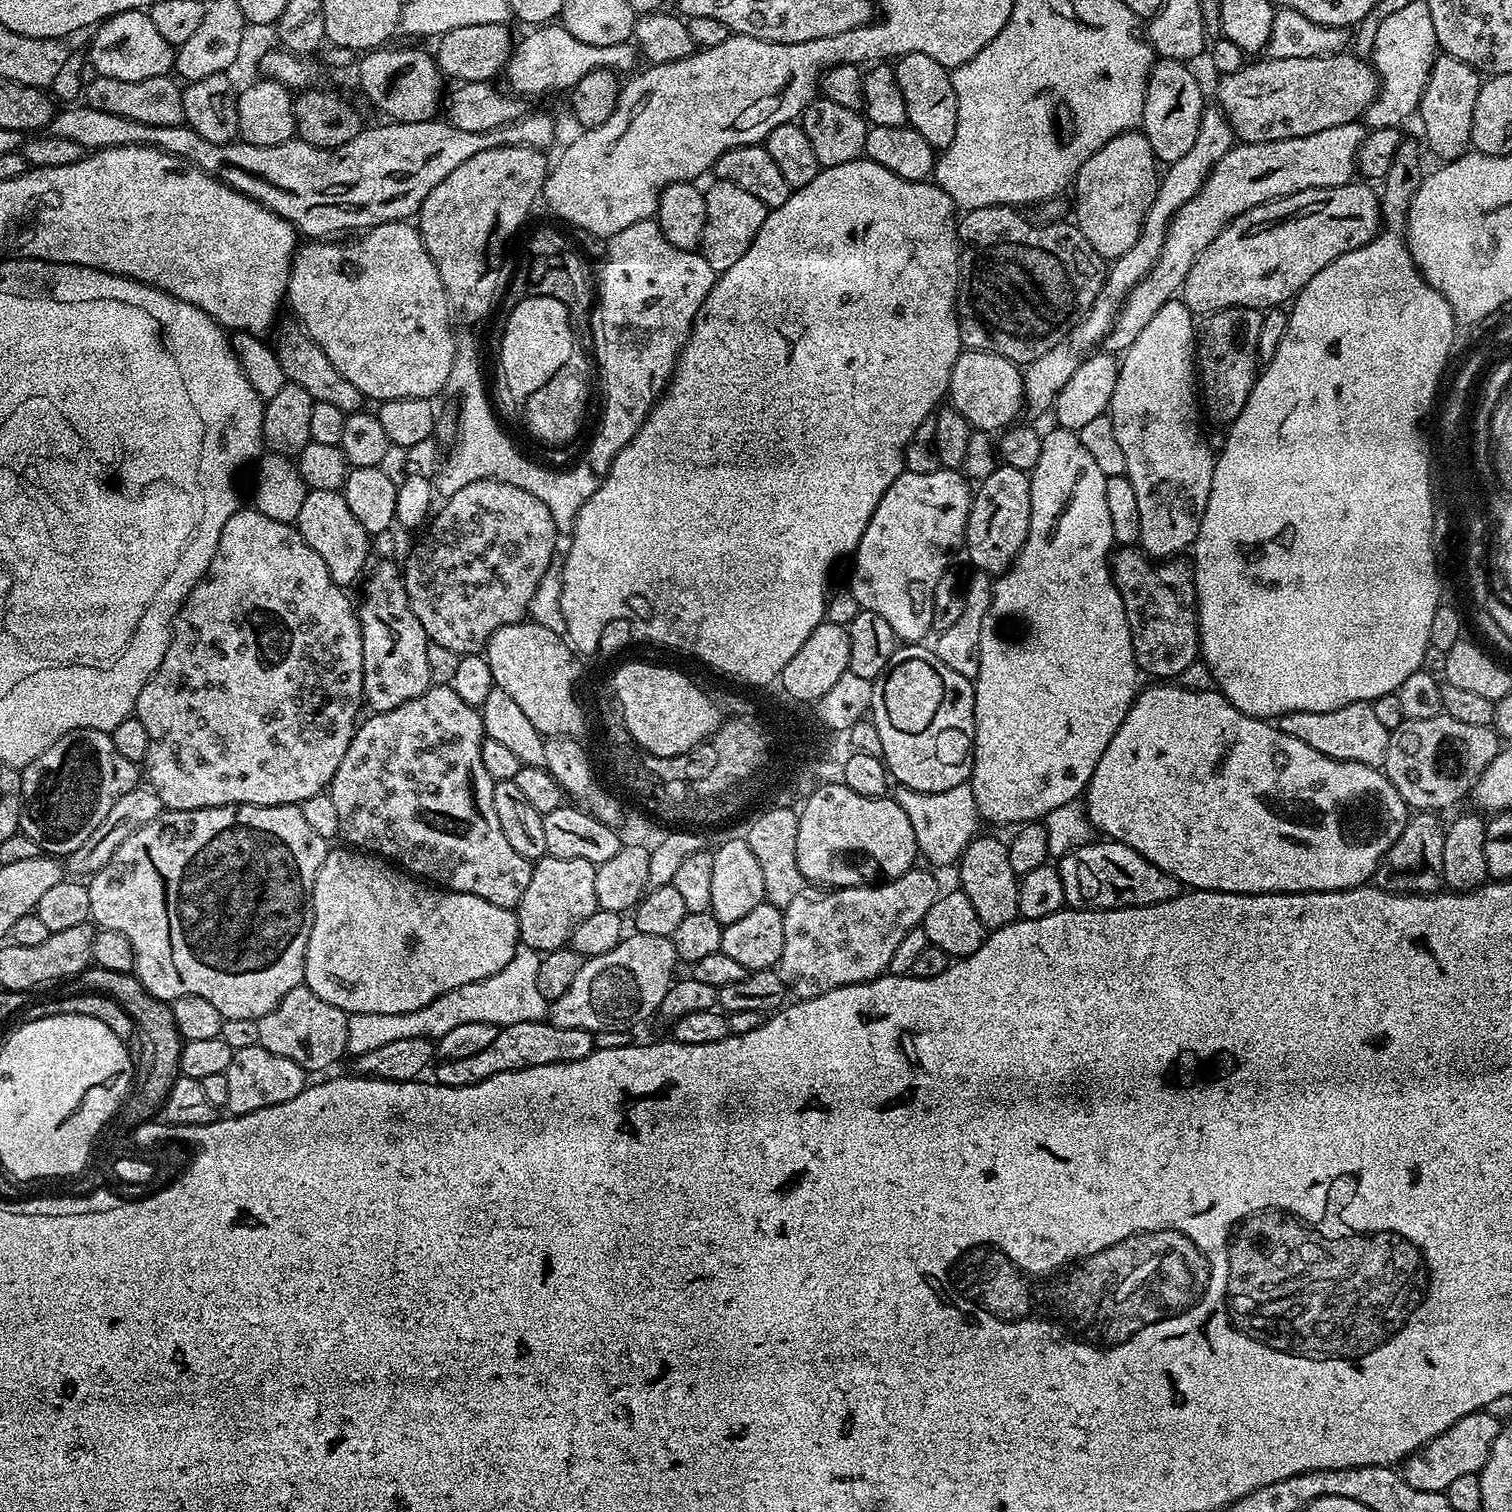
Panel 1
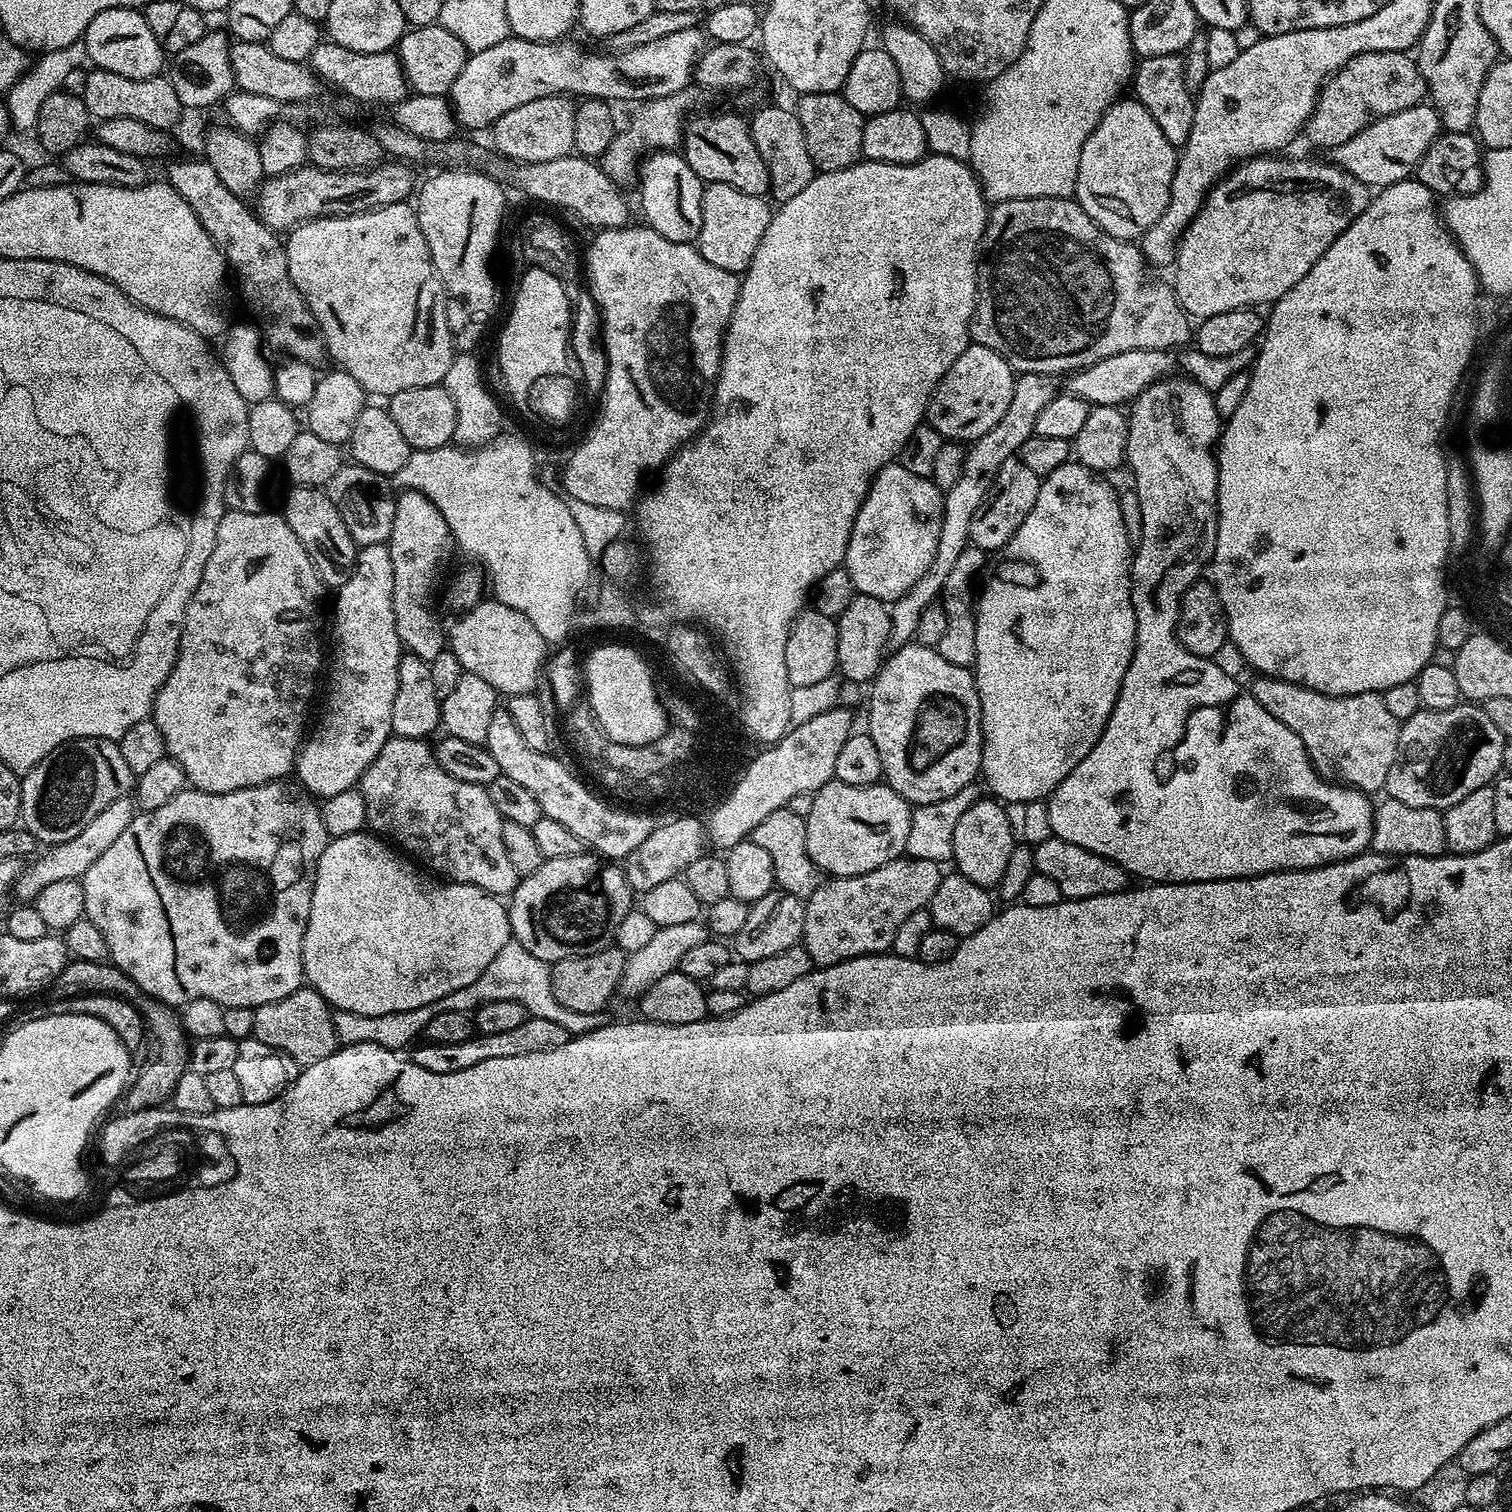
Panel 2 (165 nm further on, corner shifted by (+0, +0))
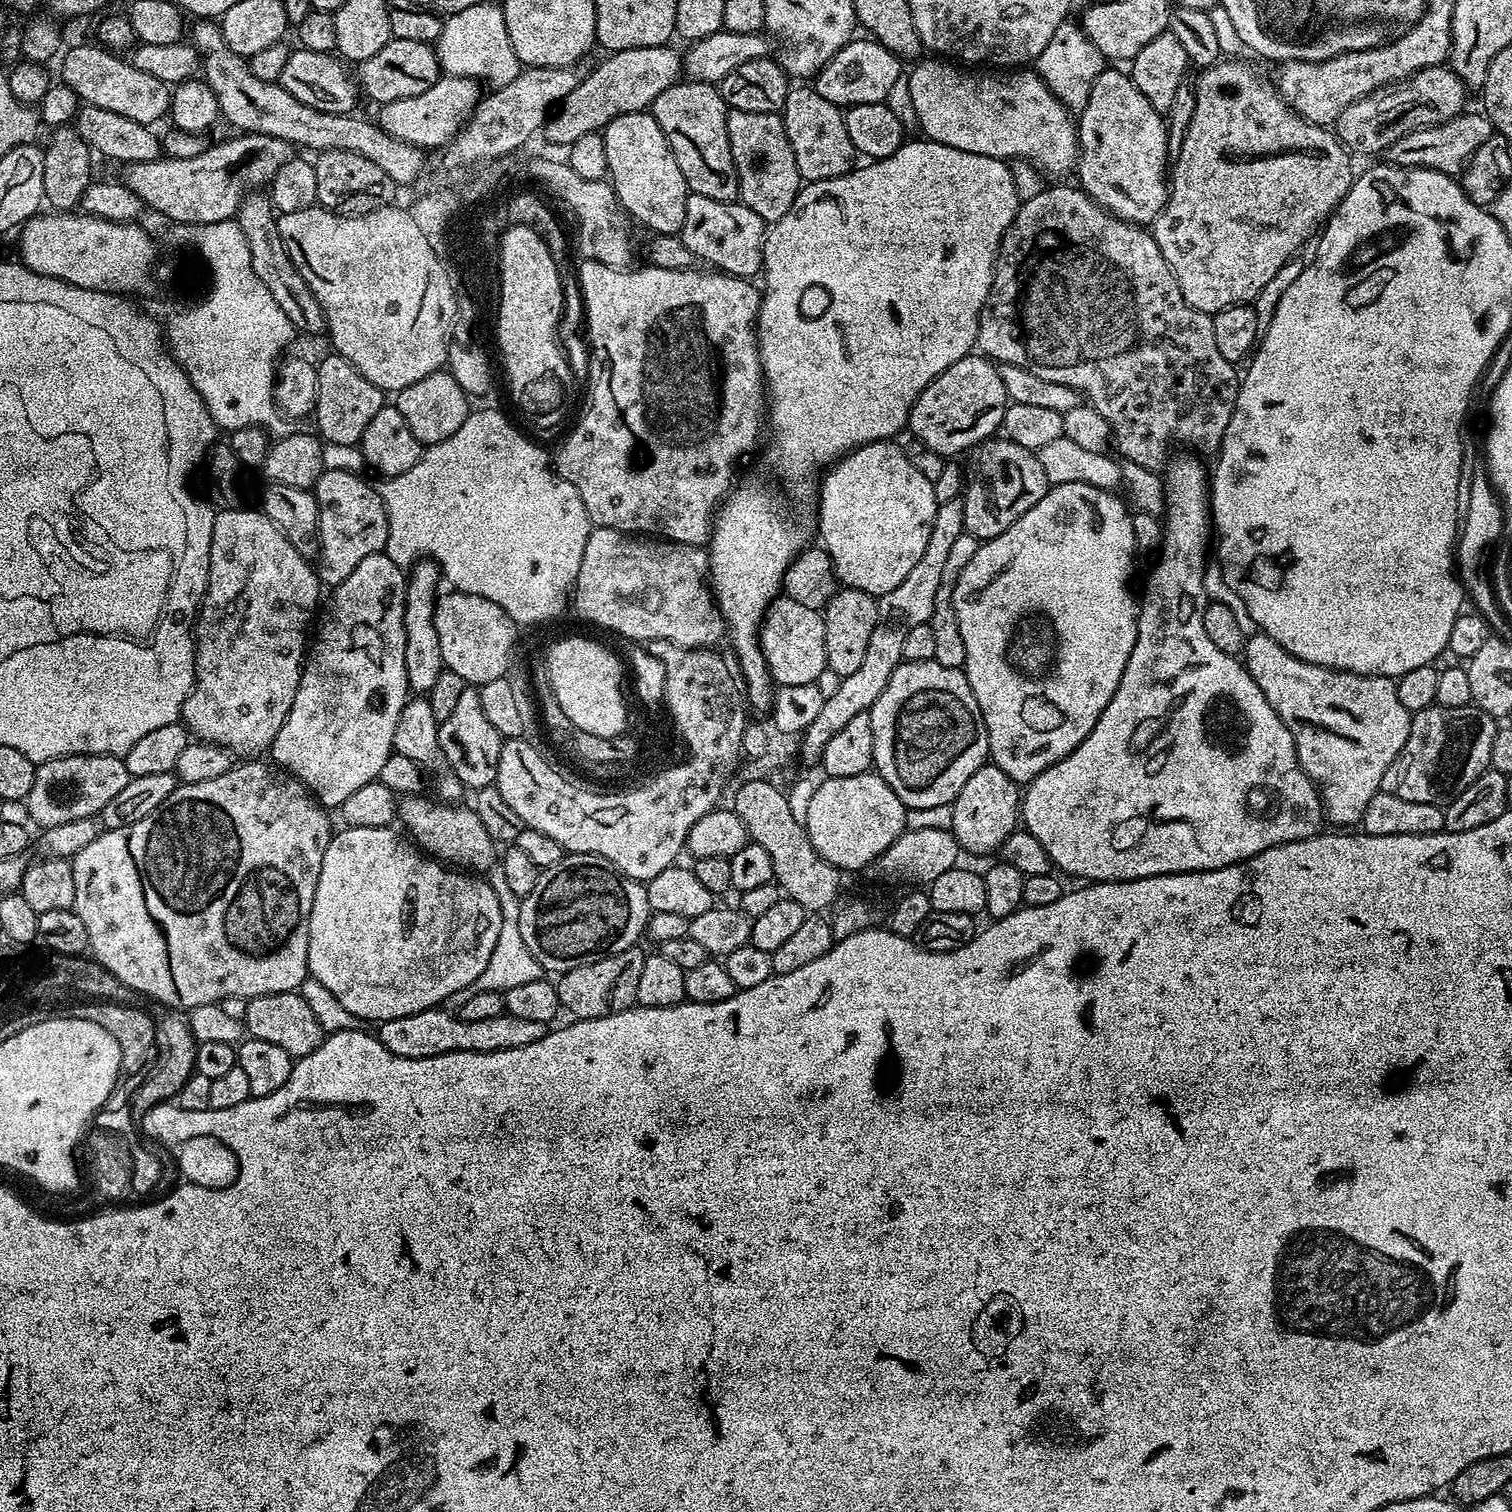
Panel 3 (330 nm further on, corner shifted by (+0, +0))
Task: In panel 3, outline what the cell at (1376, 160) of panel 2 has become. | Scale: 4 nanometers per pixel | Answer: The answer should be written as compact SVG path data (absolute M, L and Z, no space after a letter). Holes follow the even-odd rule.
M1468 110L1444 124L1414 130L1410 134L1398 138L1398 142L1394 142L1388 147L1387 163L1397 164L1403 168L1429 168L1444 172L1447 176L1459 177L1463 173L1464 167L1468 165L1468 159L1478 150L1478 146L1482 146L1482 142L1486 142L1494 135L1492 121L1488 119L1487 115L1477 112Z

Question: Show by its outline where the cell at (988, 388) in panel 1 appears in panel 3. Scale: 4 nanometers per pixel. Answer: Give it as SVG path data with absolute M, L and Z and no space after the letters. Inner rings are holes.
M969 354L954 362L954 366L950 366L942 374L938 374L938 378L930 382L926 390L922 390L922 394L912 407L908 428L916 435L913 437L919 443L930 446L930 450L939 452L945 458L952 458L956 456L955 452L967 453L975 449L976 445L995 437L1004 423L1004 412L1008 409L1009 403L1006 386L1002 386L999 367L983 354Z

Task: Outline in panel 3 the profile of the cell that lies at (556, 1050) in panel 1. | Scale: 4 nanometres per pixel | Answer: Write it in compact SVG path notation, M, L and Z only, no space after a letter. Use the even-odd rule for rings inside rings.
M443 1007L427 1008L418 1014L410 1014L402 1018L390 1018L379 1021L378 1038L390 1054L398 1058L434 1058L438 1054L447 1052L497 1052L498 1050L514 1050L518 1046L530 1046L530 1042L538 1042L550 1031L549 1025L542 1022L533 1022L527 1018L514 1018L510 1015L502 1015L498 1018L485 1018L482 1022L466 1022L459 1015L443 1012Z

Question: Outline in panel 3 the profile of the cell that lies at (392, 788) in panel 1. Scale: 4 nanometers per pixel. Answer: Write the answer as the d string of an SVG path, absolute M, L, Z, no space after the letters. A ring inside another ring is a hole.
M424 794L405 795L398 804L398 820L404 823L403 831L429 857L445 865L460 870L491 869L498 860L498 844L490 838L490 834L486 834L486 826L482 826L482 818L478 818L475 807L459 808L461 805L456 802L435 803L431 804Z

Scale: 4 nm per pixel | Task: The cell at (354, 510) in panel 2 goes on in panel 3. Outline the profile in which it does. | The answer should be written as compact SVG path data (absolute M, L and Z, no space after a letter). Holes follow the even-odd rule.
M326 470L316 479L316 487L314 495L316 497L316 506L318 508L318 530L316 535L318 537L318 575L321 585L335 586L342 583L346 578L350 578L350 574L354 574L354 566L358 566L358 562L362 562L362 558L370 558L370 554L375 552L382 552L386 546L386 538L388 537L388 519L386 518L386 510L384 503L380 497L379 491L375 487L371 488L366 481L363 480L363 475L355 472L347 472L346 470Z

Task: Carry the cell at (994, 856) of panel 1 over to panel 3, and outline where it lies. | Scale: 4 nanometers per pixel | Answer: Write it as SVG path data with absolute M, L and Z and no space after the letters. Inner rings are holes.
M985 764L962 786L951 806L954 818L950 831L965 853L984 856L987 852L1003 849L1006 838L1018 828L1018 809L1022 803L1021 789L998 766Z

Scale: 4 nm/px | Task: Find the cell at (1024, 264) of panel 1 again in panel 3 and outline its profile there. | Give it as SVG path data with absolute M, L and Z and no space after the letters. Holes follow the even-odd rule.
M1068 184L1044 188L1041 192L1034 193L1016 211L1014 222L1006 230L996 255L996 270L992 274L990 294L980 312L976 348L993 362L1022 366L1022 370L1030 370L1030 374L1038 374L1038 378L1046 378L1046 382L1062 382L1062 386L1070 386L1079 392L1094 410L1098 410L1098 414L1102 414L1102 418L1106 418L1112 431L1112 444L1121 452L1119 455L1125 461L1153 470L1163 469L1167 465L1173 451L1172 444L1185 444L1188 447L1185 449L1204 458L1215 457L1220 451L1226 426L1230 426L1230 414L1234 414L1241 382L1238 372L1236 376L1237 365L1222 358L1222 353L1214 343L1212 316L1202 310L1194 310L1186 298L1182 298L1182 290L1166 258L1162 258L1162 250L1158 250L1158 242L1154 242L1151 231L1147 227L1132 224L1129 220L1118 219L1114 213L1107 212L1101 204L1090 199L1083 188L1071 188Z

